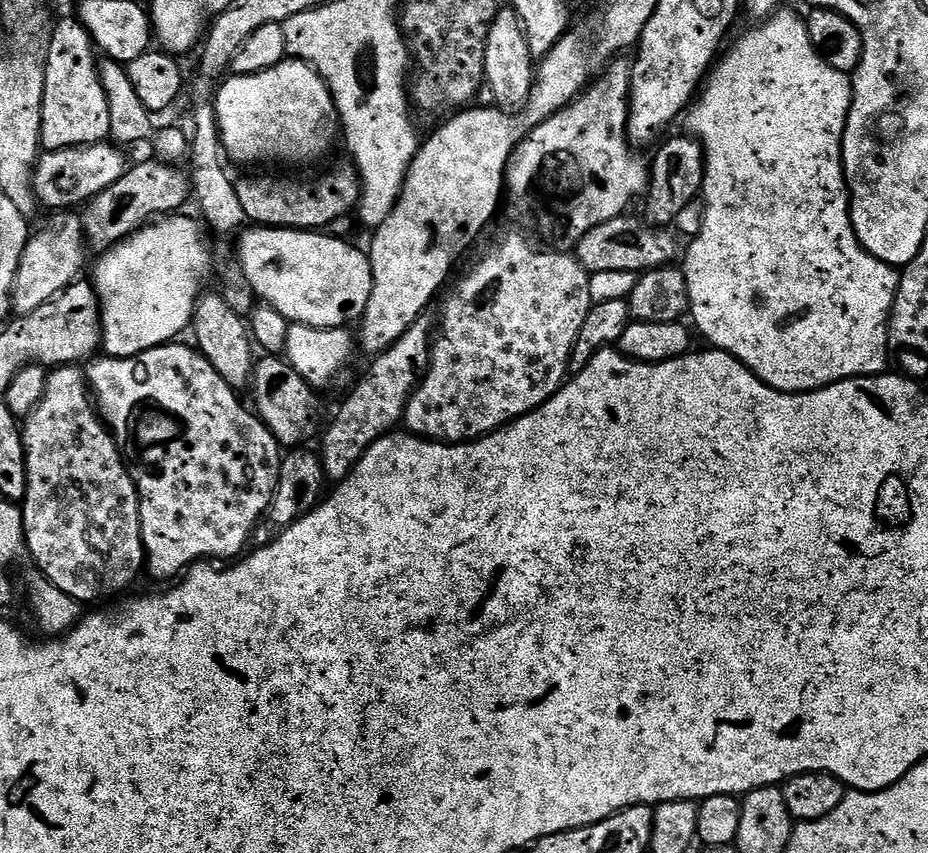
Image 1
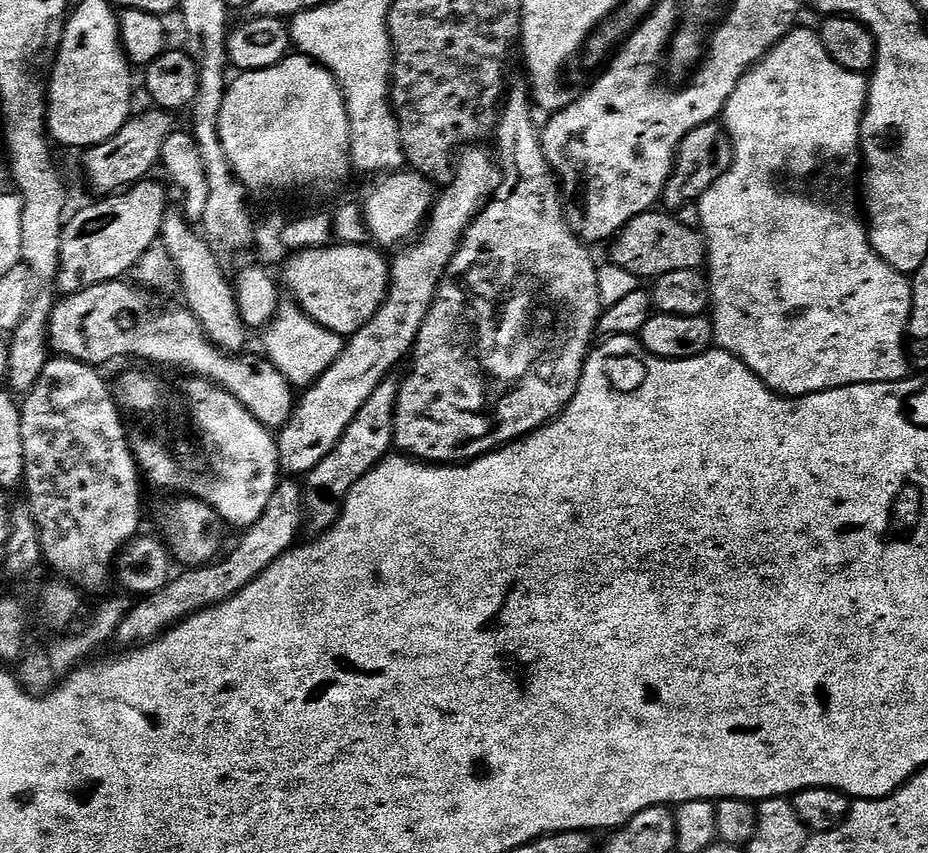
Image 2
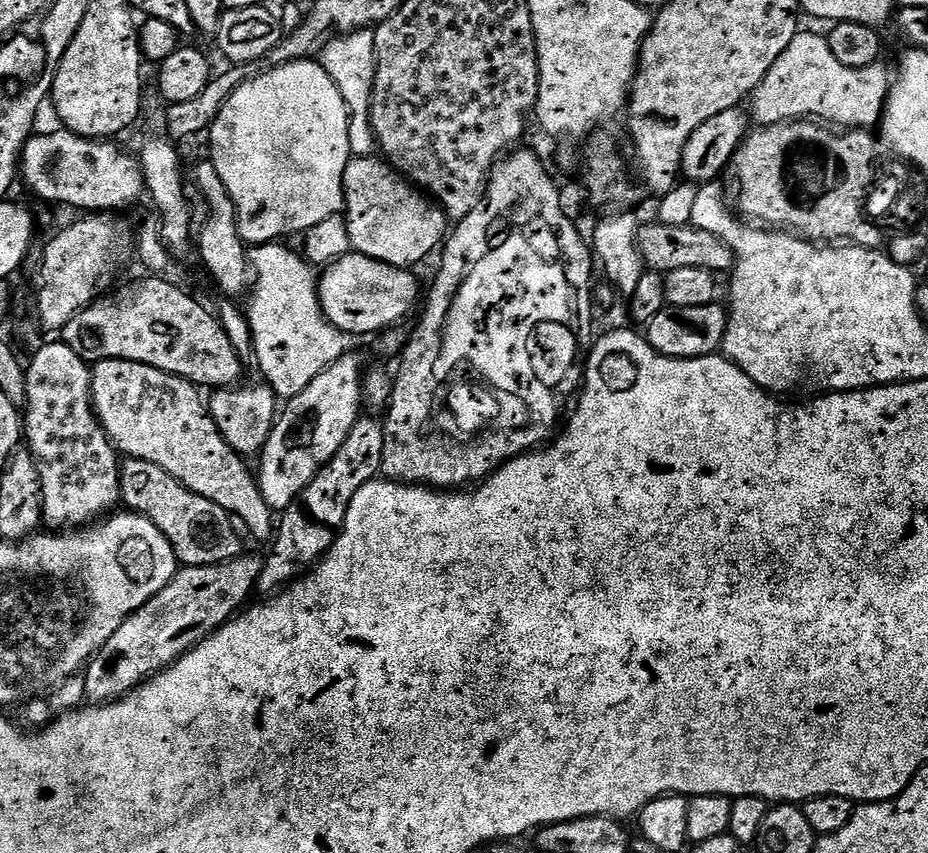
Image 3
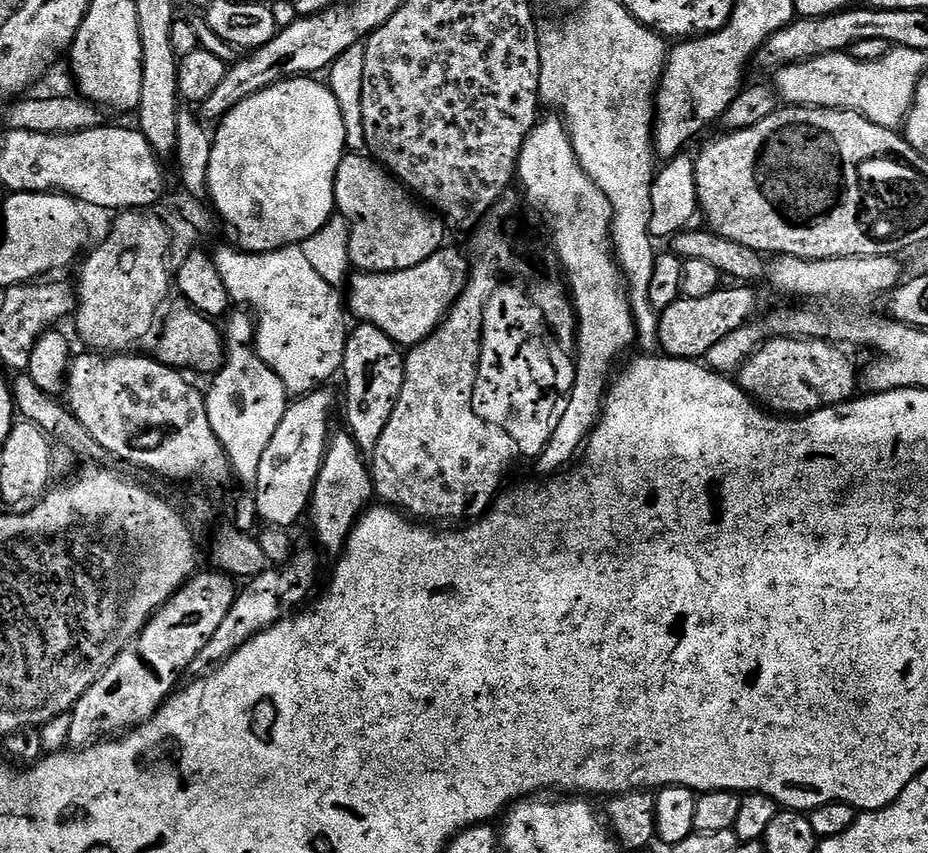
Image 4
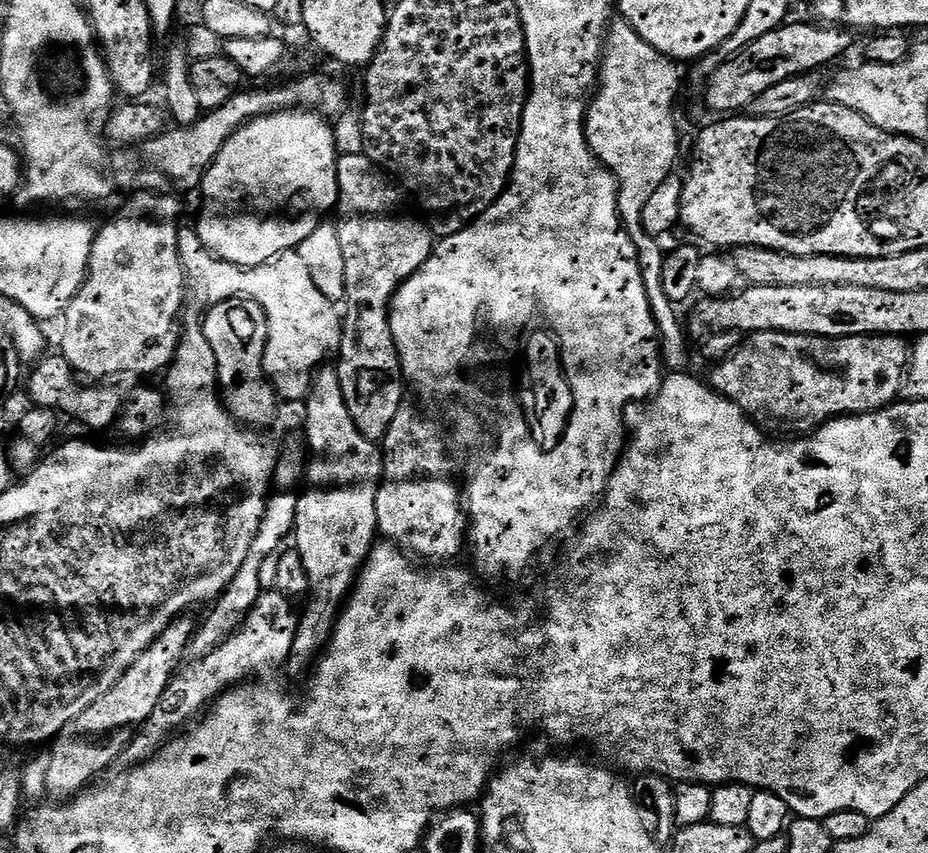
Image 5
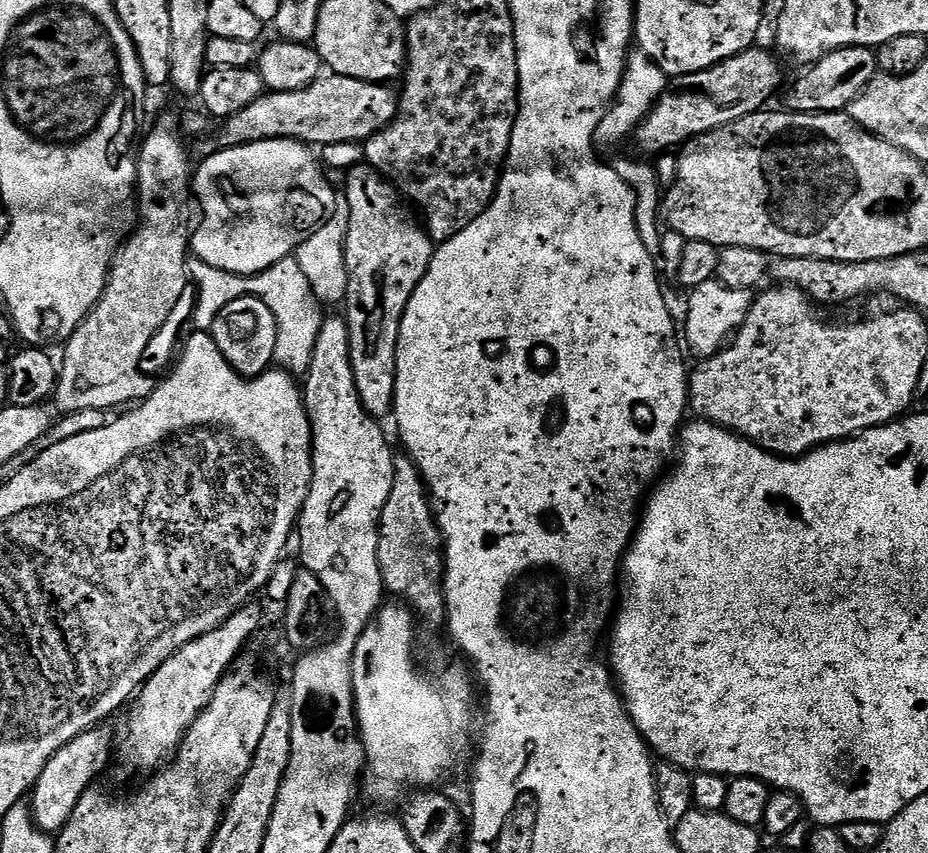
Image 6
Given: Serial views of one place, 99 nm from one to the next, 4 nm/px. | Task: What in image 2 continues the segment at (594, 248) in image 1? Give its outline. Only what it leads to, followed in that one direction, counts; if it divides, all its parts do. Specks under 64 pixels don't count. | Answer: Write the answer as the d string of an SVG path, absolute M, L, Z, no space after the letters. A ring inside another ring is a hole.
M664 210L638 214L638 218L631 220L622 231L616 233L610 247L611 263L626 270L629 277L641 276L645 282L651 282L662 274L671 274L673 270L700 270L706 264L703 235Z

